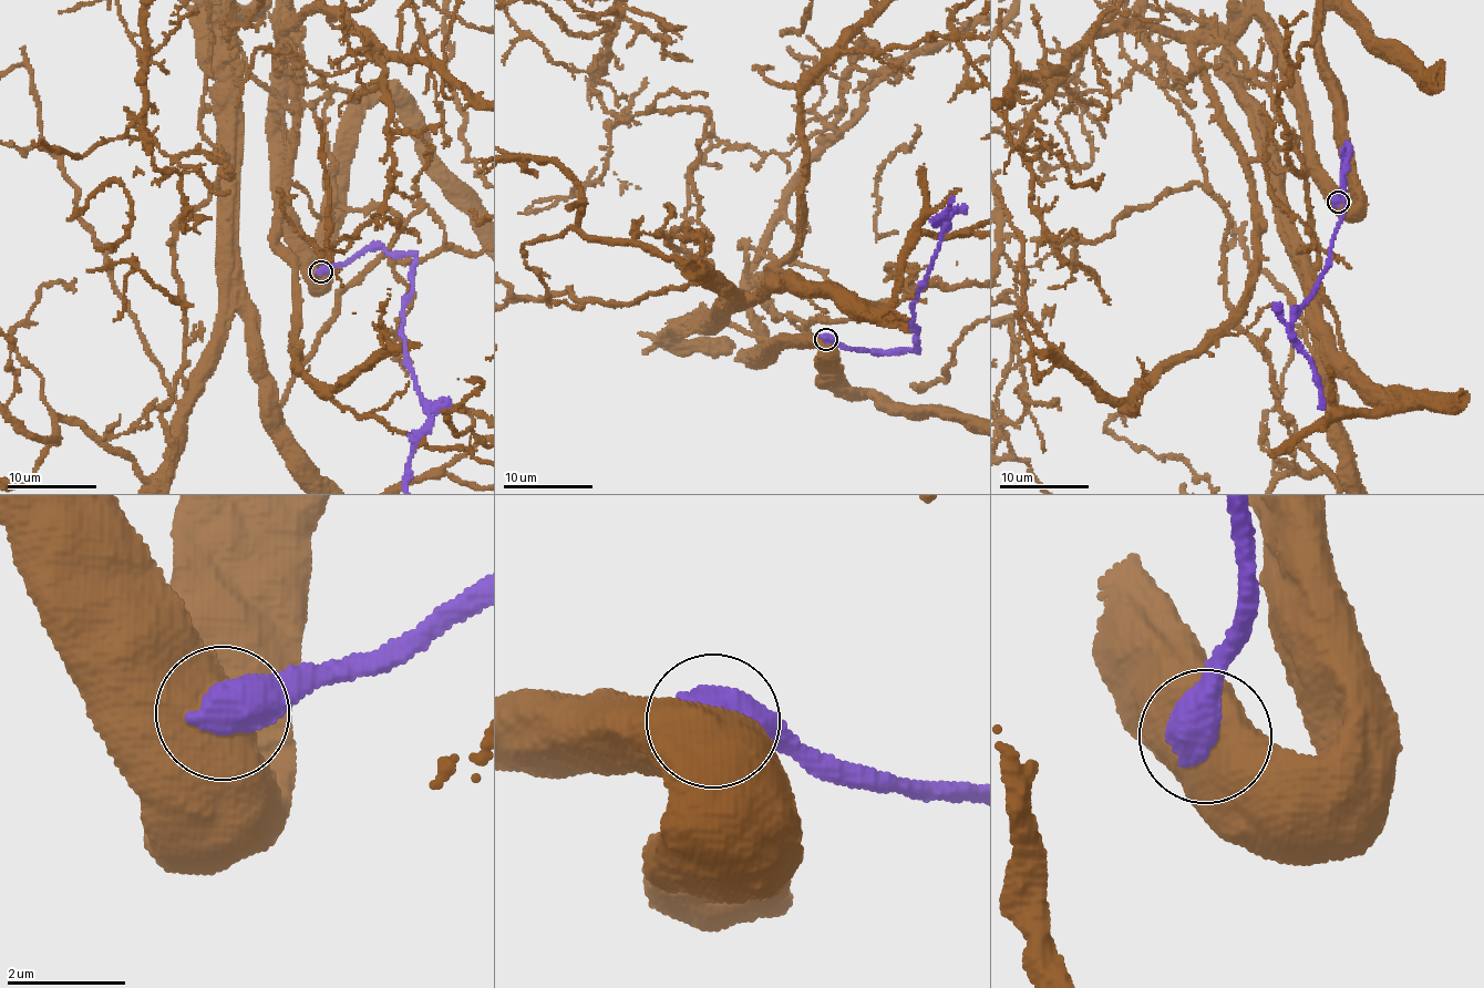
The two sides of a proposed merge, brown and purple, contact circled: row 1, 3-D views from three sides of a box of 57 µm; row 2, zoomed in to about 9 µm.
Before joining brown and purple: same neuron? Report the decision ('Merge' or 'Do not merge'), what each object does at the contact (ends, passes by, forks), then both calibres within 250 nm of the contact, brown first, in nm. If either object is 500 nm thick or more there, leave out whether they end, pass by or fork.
Do not merge. Thickness 750 nm (brown) against 700 nm

